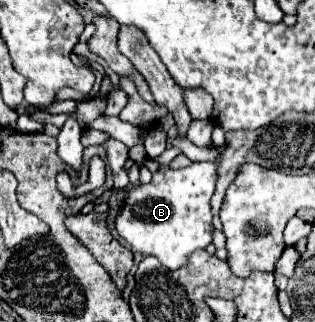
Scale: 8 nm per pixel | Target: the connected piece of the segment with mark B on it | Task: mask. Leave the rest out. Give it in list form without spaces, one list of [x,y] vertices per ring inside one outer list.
[[[194,162],[182,170],[156,172],[152,182],[140,184],[116,216],[116,230],[126,244],[142,256],[156,256],[168,270],[178,270],[196,250],[212,244],[210,196],[216,186],[216,164]]]

